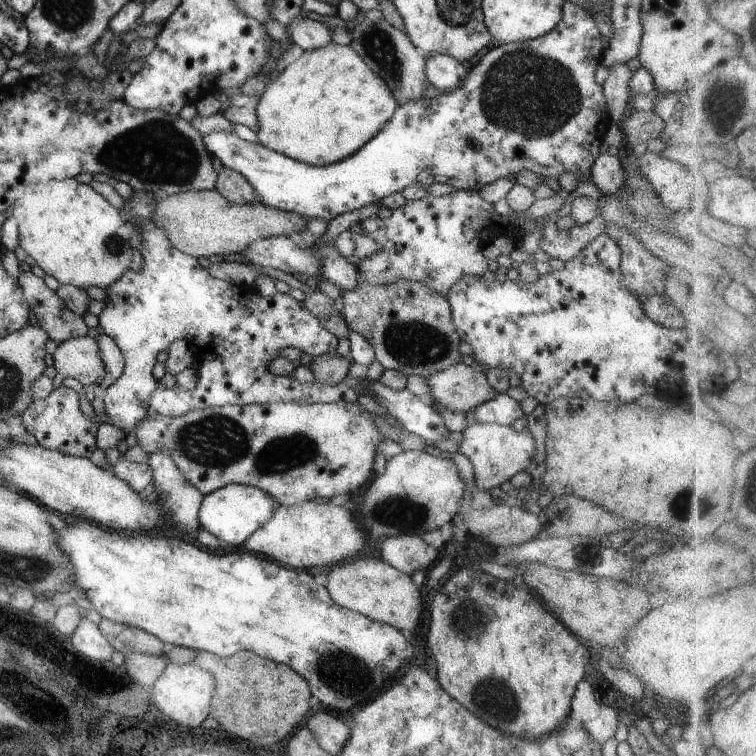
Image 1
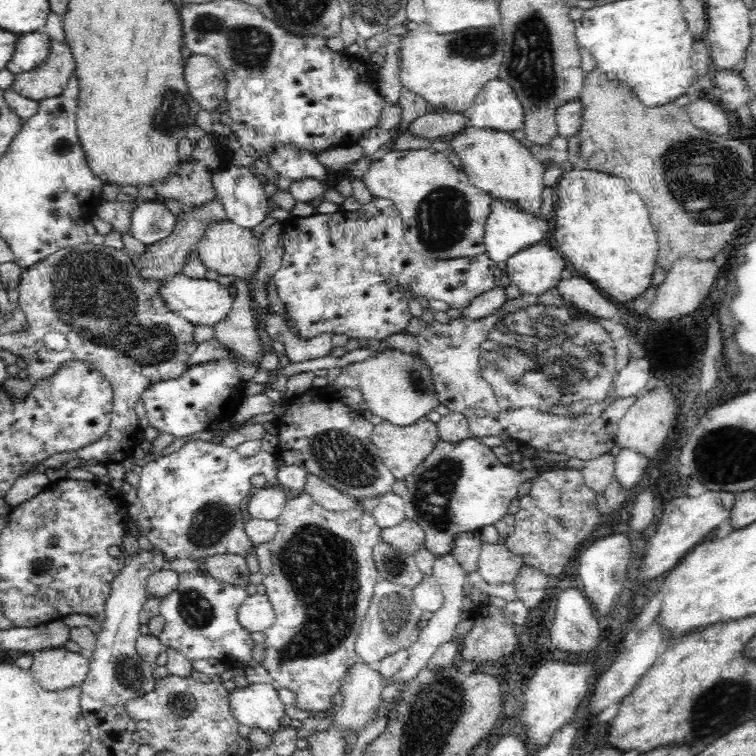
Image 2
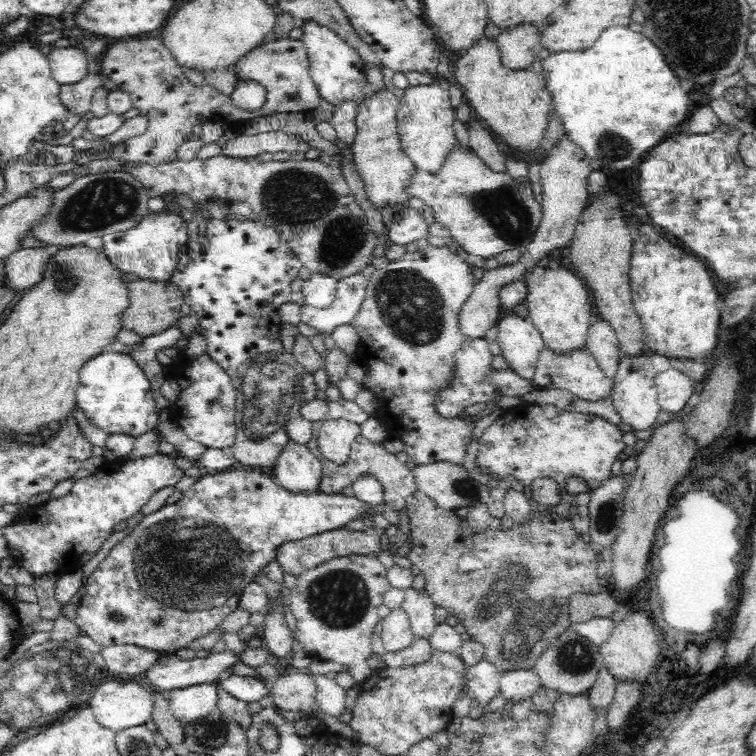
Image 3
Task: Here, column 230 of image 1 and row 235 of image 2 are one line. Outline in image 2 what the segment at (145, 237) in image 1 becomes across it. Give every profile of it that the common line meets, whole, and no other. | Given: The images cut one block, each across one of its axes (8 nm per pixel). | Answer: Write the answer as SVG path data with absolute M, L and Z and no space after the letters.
M372 198L369 203L363 204L357 211L340 209L334 214L316 212L312 216L307 217L293 217L290 215L290 217L282 221L282 224L284 227L284 234L282 234L284 254L282 264L273 278L275 279L280 302L284 304L288 318L294 322L294 326L298 331L297 336L300 337L301 340L311 340L311 338L319 336L320 334L330 334L331 336L345 334L350 337L350 339L366 339L370 340L370 342L374 342L385 340L394 334L406 332L410 318L413 318L410 314L410 309L408 309L408 302L412 302L415 299L414 297L410 297L410 295L406 295L406 292L402 290L402 286L409 286L409 288L414 291L415 296L422 296L422 298L426 298L426 300L440 300L442 305L446 305L447 308L456 308L456 310L461 311L472 302L473 298L480 296L483 292L496 288L496 286L500 286L500 276L502 276L503 271L498 268L498 264L485 252L474 258L453 258L444 260L431 259L417 253L405 241L403 220L399 215L398 209L391 200L386 198Z

